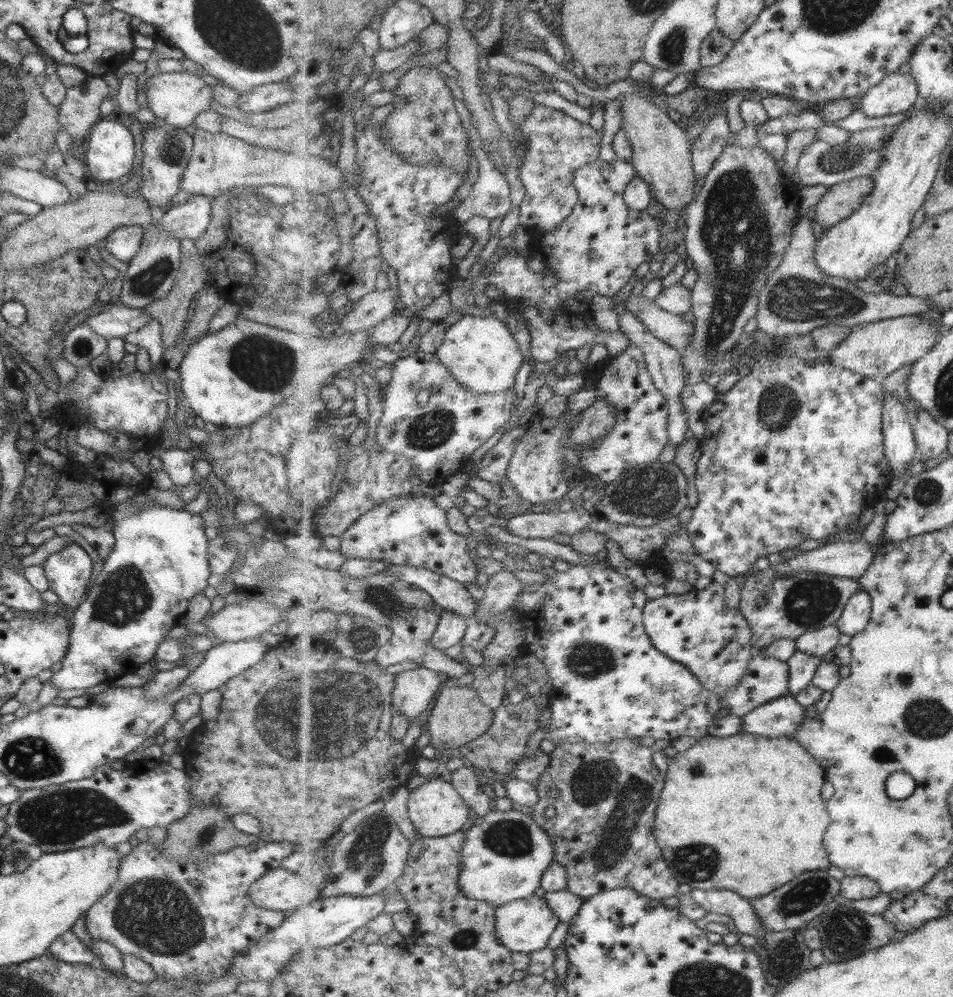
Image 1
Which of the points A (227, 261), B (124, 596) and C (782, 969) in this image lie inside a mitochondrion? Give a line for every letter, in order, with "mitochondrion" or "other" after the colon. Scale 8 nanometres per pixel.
A: other
B: mitochondrion
C: other

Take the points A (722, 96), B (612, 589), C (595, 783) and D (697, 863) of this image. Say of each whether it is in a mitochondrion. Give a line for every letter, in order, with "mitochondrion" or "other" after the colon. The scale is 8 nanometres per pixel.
A: other
B: other
C: mitochondrion
D: mitochondrion

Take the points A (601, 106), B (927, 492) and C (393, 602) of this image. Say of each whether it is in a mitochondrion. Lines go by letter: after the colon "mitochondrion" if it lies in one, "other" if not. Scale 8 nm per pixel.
A: other
B: mitochondrion
C: mitochondrion

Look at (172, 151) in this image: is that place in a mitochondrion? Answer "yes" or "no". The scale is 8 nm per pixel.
yes

